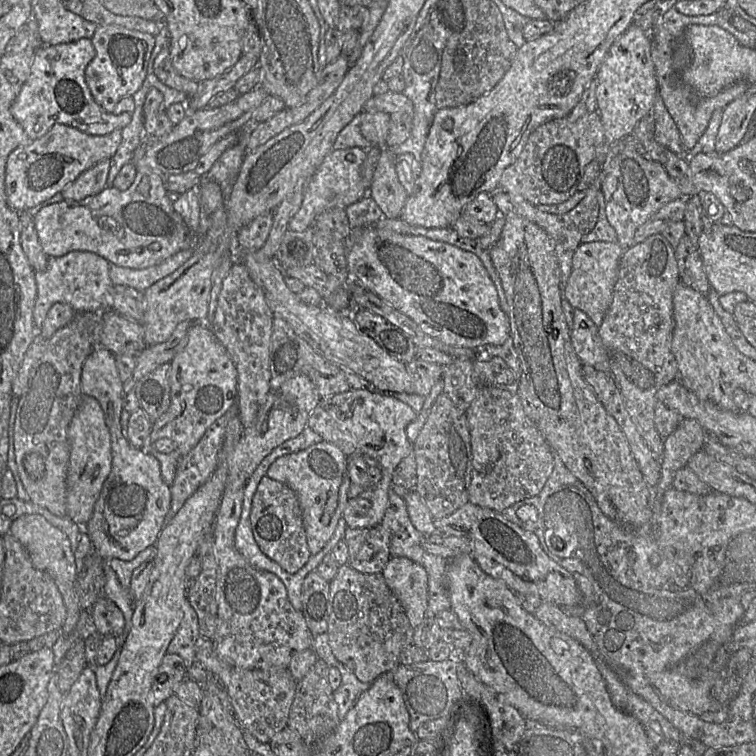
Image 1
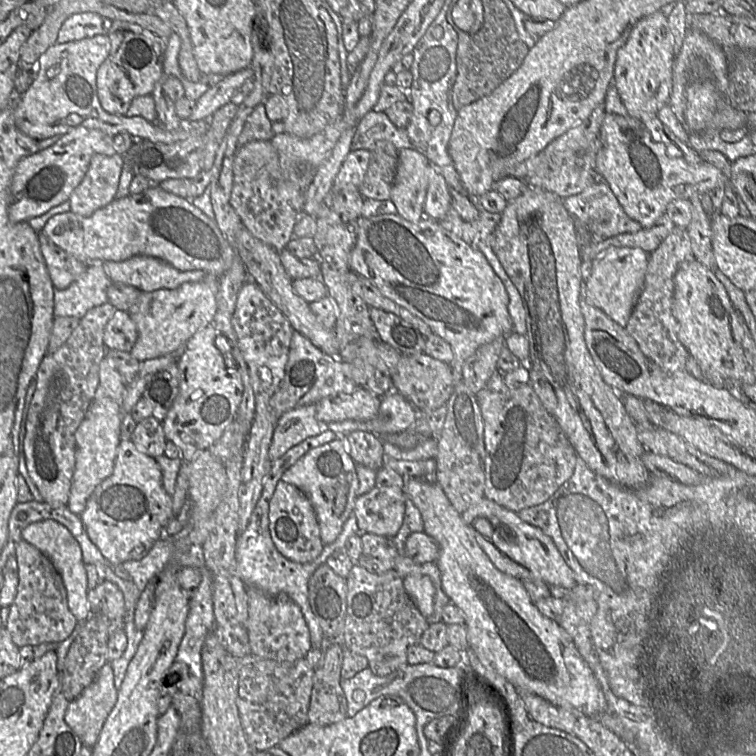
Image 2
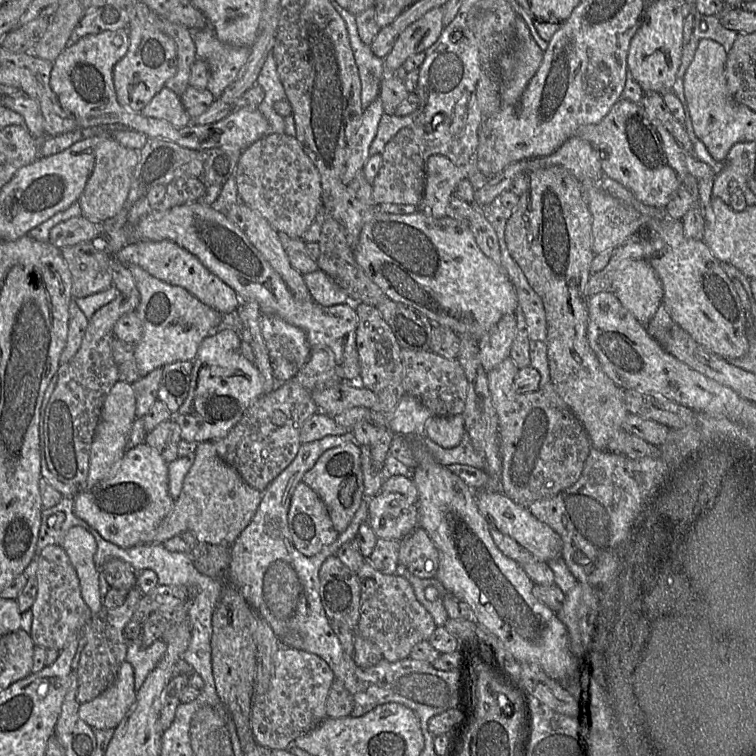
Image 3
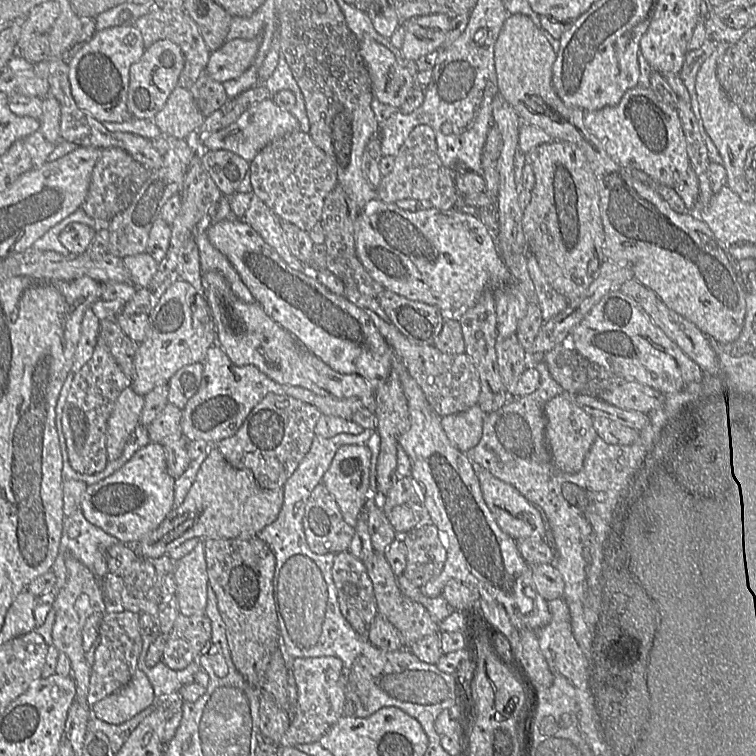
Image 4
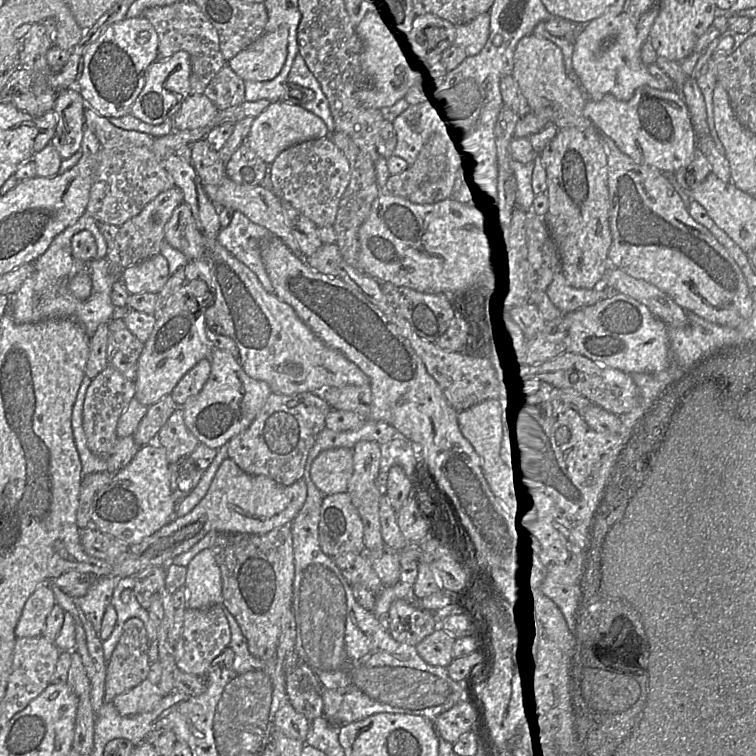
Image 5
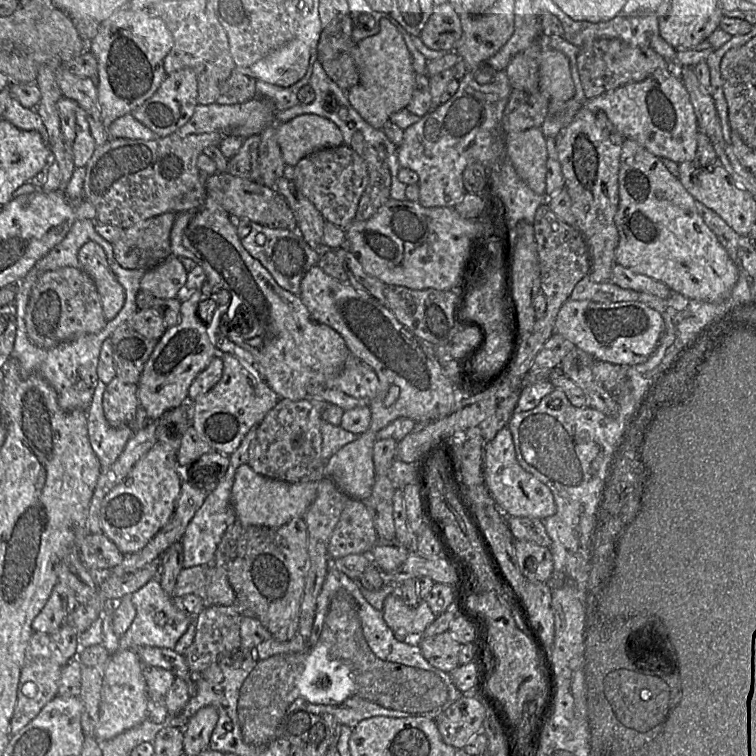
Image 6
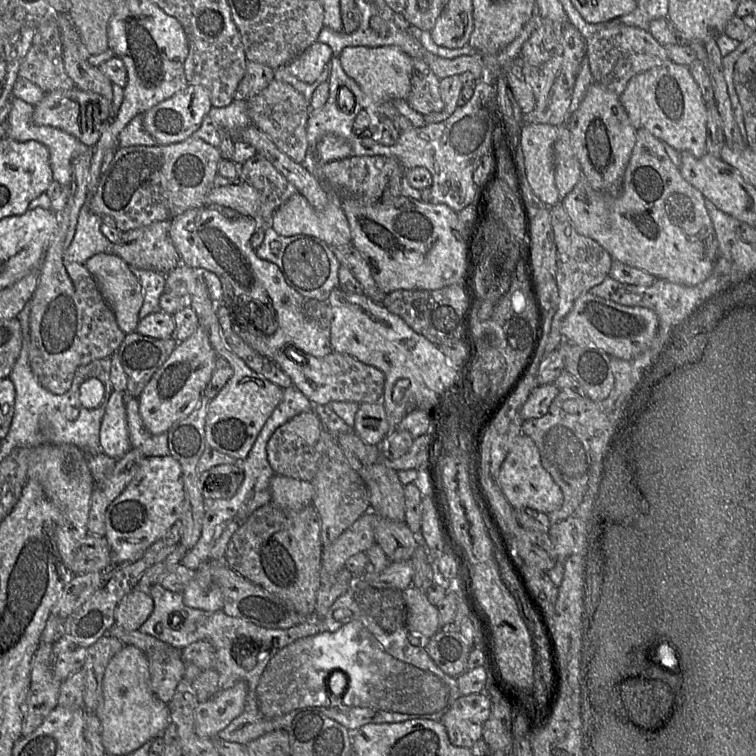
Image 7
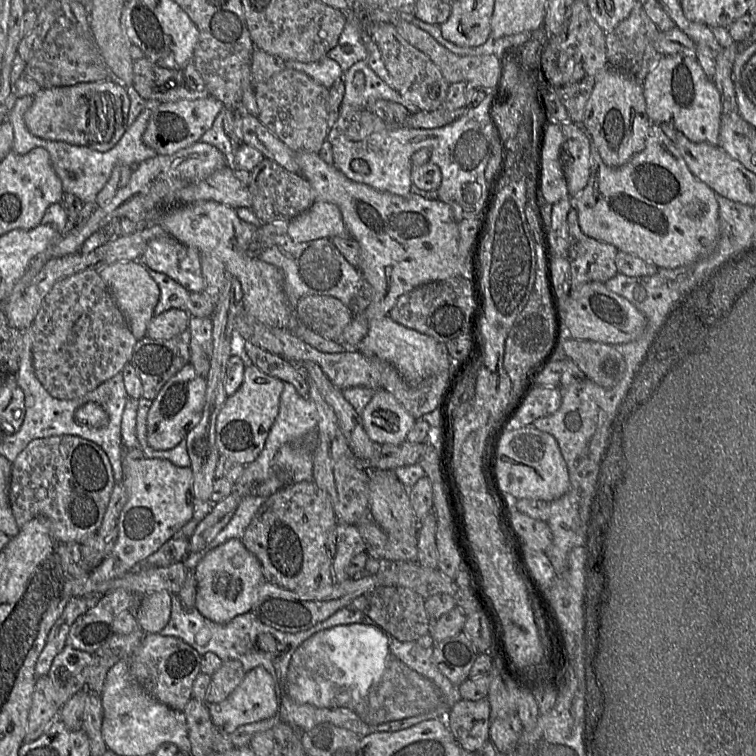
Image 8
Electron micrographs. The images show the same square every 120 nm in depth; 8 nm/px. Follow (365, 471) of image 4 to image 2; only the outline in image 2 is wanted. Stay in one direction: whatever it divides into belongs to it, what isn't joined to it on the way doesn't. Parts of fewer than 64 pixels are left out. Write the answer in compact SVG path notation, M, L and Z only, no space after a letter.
M337 438L311 449L284 472L281 481L296 486L306 494L315 510L323 544L333 543L342 532L347 519L353 514L355 502L359 497L357 464L350 456L346 442Z

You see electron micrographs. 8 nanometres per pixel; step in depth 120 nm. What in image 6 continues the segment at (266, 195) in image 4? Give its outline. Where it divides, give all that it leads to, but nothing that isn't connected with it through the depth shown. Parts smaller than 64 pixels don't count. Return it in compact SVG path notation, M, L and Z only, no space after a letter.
M344 144L315 151L294 166L285 165L284 176L293 181L297 190L314 204L325 221L343 229L354 222L359 201L368 184L365 161Z

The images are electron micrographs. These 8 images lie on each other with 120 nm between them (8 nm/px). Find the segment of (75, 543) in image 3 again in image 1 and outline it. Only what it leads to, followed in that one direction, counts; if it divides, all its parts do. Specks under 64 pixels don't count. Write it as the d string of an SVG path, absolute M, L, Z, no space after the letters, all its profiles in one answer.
M23 515L15 519L8 534L15 537L25 547L36 569L53 578L63 597L65 606L71 603L79 571L75 551L72 549L67 535L41 515Z

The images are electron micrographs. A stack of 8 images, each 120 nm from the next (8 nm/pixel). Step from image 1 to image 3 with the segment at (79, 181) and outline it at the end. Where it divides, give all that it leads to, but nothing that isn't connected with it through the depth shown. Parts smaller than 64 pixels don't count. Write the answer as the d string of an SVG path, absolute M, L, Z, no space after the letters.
M112 137L104 139L96 147L94 168L77 202L84 217L94 223L105 223L123 213L127 207L133 175L139 161L138 152L122 146Z

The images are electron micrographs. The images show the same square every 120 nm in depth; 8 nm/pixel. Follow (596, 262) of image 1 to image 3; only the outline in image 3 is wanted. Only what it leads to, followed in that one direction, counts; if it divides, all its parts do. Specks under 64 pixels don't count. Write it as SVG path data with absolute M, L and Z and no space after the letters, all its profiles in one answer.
M645 259L623 261L614 274L611 293L643 325L662 303L661 283Z

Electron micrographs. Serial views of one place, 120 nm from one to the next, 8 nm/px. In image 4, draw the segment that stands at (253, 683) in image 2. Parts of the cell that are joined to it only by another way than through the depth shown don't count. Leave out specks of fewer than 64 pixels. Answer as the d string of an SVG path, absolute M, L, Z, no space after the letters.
M332 656L295 658L292 668L297 688L297 701L293 706L290 725L280 740L280 748L319 741L343 716L347 699L343 688L342 661L340 659Z

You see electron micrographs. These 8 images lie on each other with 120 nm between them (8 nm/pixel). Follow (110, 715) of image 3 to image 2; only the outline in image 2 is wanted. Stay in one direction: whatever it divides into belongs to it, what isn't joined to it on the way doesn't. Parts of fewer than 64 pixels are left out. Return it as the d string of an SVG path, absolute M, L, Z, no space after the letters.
M110 663L99 671L94 681L75 700L69 702L64 719L85 747L93 748L103 725L118 698Z

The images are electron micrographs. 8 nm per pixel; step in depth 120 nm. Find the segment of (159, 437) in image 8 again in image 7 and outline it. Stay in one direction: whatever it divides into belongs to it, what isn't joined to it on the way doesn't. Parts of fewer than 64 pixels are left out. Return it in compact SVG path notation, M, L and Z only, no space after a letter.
M202 325L189 338L178 342L173 353L155 372L138 397L140 414L150 433L166 433L174 423L188 417L195 410L211 379L217 359L208 333Z

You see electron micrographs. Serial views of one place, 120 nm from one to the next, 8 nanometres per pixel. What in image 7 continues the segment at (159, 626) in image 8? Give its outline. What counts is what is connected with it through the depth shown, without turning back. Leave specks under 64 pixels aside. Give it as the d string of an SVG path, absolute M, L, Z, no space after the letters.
M134 589L115 609L115 623L125 630L138 630L154 609L154 601L146 589Z

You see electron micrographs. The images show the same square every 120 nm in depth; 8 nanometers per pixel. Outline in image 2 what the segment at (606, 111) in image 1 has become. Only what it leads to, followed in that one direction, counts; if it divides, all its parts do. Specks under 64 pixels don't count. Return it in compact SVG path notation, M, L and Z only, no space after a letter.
M656 11L642 18L631 31L627 41L618 50L614 68L612 85L617 89L627 110L627 115L641 119L646 114L657 114L663 106L669 103L675 58L674 37L669 28L667 16L661 11Z

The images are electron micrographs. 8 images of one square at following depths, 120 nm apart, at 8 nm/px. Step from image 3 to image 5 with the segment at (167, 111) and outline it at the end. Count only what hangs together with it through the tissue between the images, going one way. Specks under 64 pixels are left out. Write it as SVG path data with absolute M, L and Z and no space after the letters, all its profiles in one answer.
M191 94L182 99L180 109L171 118L173 130L195 130L207 126L219 110L203 94Z

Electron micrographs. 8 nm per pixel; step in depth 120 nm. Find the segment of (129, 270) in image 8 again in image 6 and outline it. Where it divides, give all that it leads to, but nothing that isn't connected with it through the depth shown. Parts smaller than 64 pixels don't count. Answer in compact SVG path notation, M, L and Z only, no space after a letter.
M96 242L85 243L78 252L83 269L96 284L103 313L107 321L113 319L125 303L125 290L110 269L104 249Z

